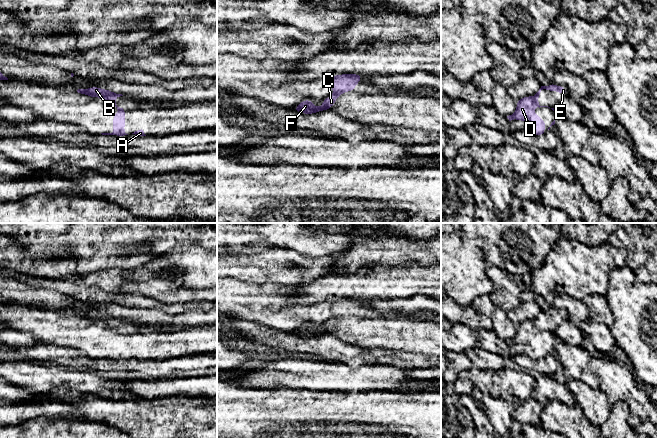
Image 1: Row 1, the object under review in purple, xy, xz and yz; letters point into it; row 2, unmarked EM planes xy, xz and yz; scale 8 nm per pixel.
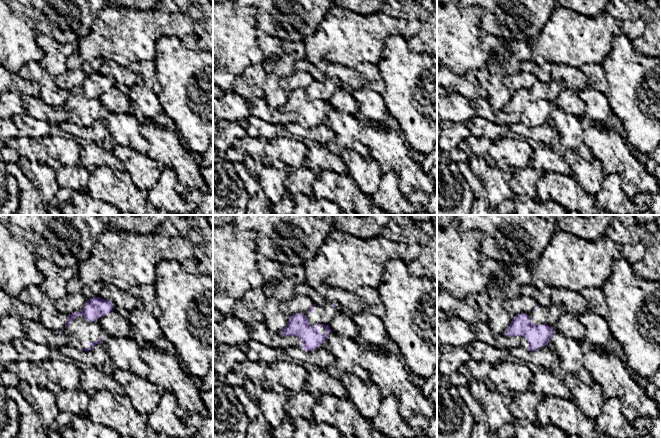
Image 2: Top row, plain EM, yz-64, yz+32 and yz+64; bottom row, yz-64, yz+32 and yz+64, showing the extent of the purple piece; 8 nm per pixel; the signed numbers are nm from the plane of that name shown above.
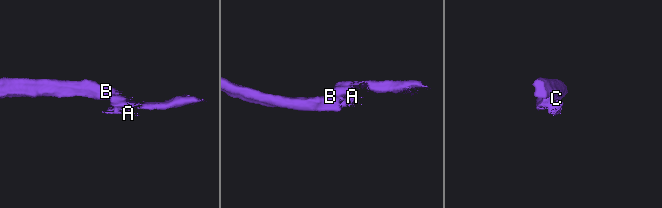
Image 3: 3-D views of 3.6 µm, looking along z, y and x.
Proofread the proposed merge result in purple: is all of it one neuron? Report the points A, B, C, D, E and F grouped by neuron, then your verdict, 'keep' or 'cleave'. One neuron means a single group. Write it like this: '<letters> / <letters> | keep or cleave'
A D / B C E F | cleave

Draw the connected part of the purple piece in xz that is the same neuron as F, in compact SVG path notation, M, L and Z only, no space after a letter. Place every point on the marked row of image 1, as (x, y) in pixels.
M334 94L324 99L323 104L320 107L313 105L311 100L303 100L298 106L293 110L296 112L304 114L313 114L320 111L329 110L331 106L335 105L335 100L340 96L340 94Z

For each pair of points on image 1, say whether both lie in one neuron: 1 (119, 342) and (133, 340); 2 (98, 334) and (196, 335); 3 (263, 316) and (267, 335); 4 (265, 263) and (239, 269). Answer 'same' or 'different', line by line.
1: same
2: same
3: different
4: same

